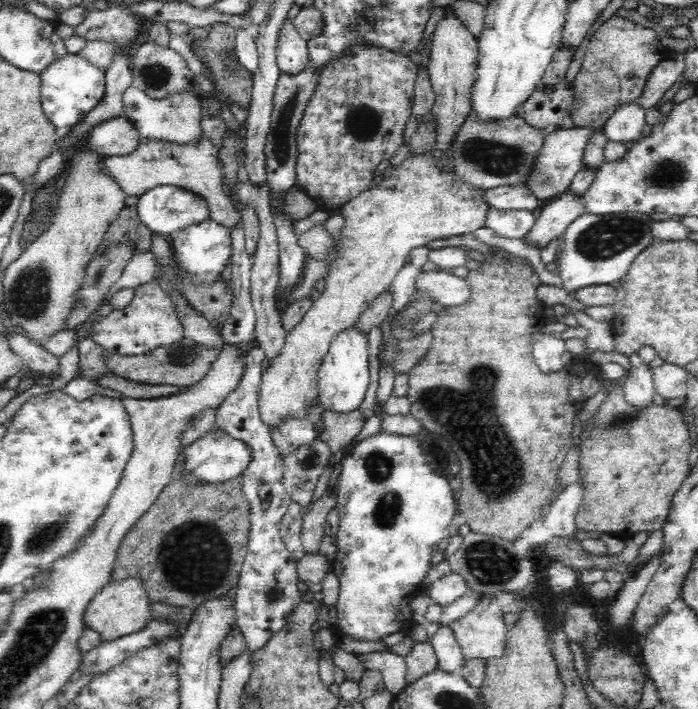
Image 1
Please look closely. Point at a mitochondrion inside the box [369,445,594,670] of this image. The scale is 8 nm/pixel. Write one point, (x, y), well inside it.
(488, 563)

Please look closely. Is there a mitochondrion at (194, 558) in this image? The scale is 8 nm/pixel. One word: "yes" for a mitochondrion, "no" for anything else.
yes

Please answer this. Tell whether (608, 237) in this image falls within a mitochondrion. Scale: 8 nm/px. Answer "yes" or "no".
yes

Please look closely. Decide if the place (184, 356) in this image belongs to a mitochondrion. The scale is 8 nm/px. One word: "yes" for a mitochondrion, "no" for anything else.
yes

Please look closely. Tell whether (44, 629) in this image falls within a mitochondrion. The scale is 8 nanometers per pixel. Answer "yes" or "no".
yes

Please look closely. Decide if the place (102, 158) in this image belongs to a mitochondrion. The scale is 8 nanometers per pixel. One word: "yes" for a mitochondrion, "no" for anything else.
no

